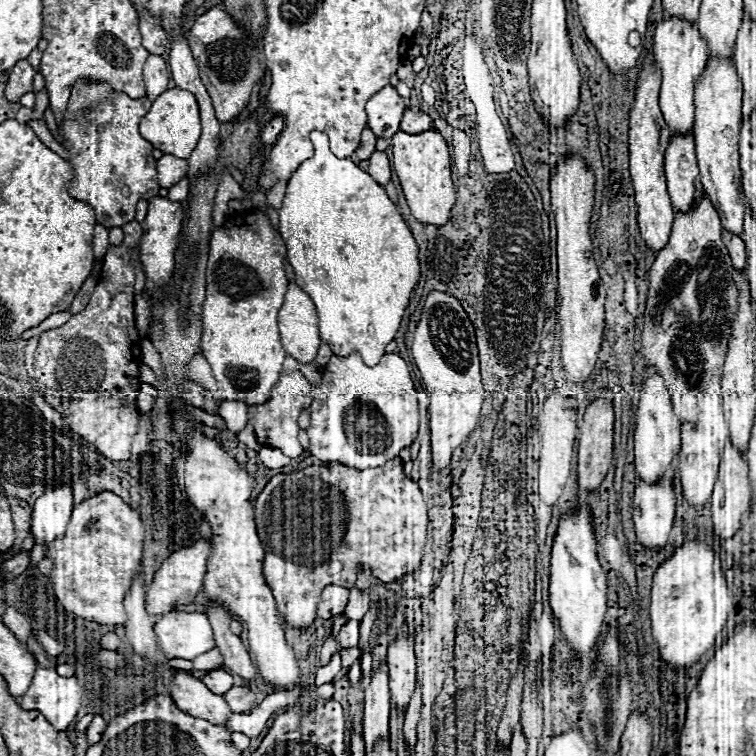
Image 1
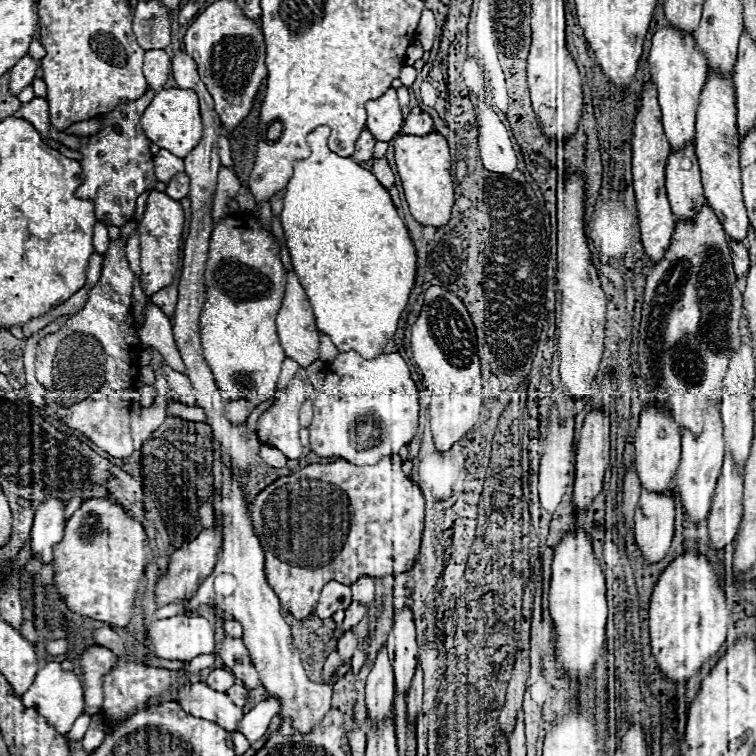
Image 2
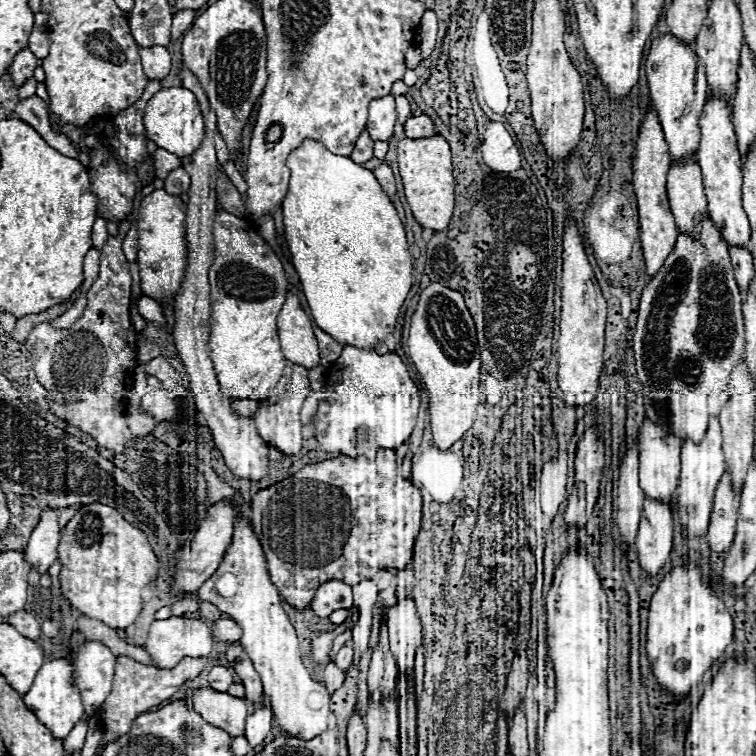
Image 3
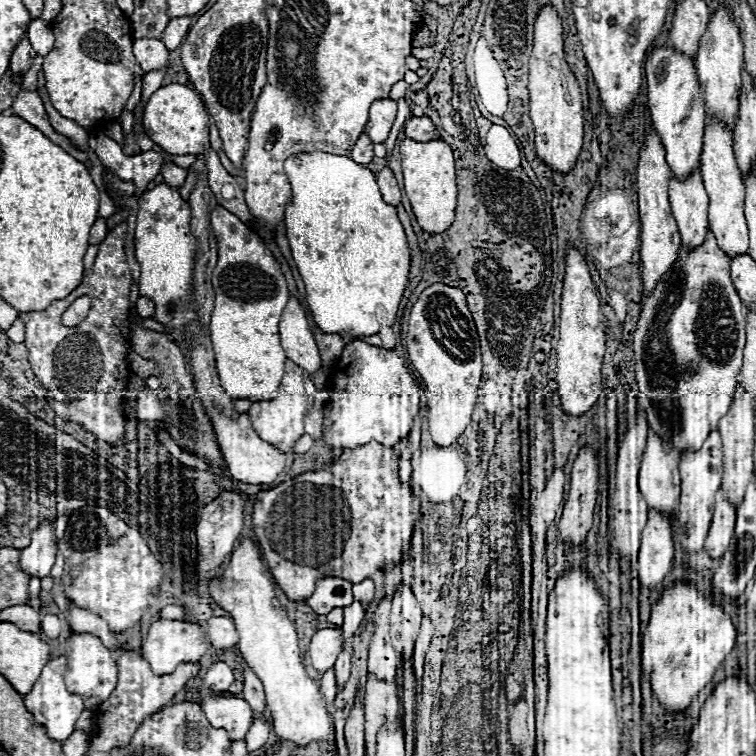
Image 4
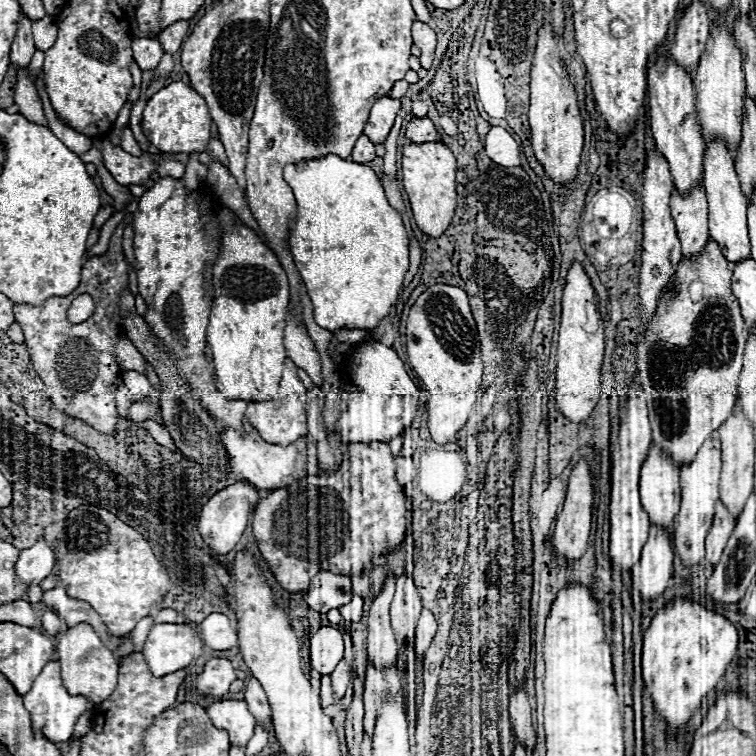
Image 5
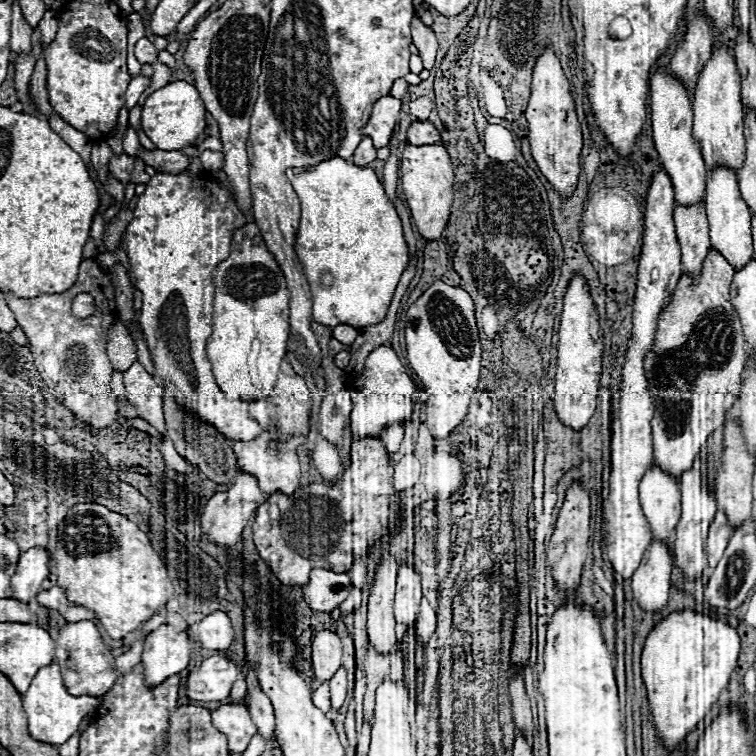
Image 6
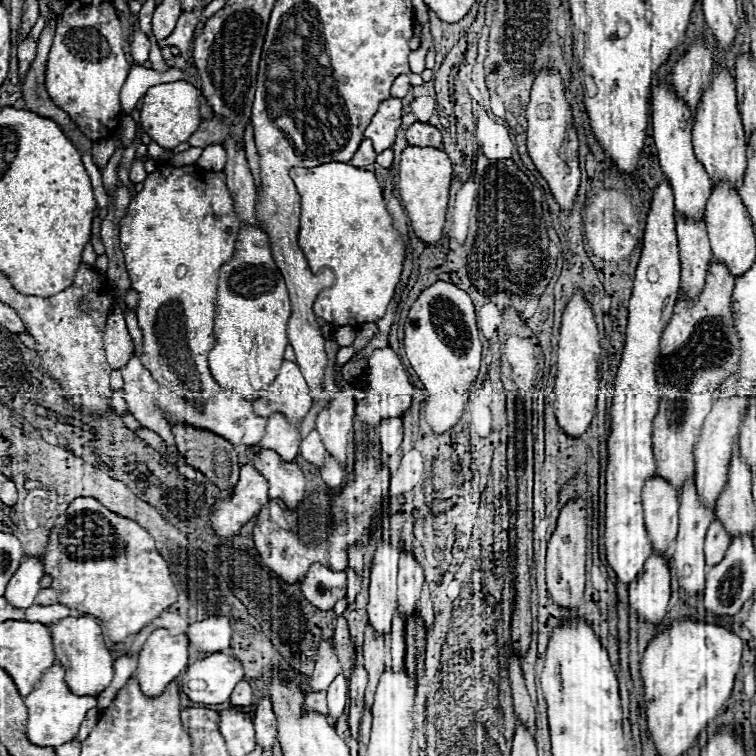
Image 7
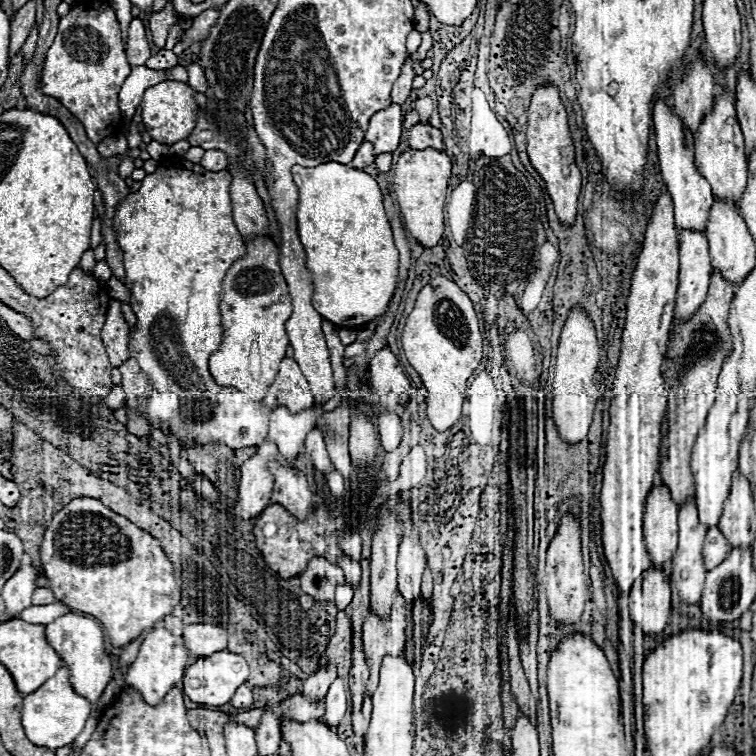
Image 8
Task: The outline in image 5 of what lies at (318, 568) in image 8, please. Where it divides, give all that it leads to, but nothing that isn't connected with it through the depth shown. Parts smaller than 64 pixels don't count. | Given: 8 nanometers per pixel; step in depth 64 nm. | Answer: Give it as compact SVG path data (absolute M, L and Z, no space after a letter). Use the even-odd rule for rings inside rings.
M320 570L314 576L314 588L304 594L308 606L320 614L326 614L332 608L340 608L352 600L350 578Z

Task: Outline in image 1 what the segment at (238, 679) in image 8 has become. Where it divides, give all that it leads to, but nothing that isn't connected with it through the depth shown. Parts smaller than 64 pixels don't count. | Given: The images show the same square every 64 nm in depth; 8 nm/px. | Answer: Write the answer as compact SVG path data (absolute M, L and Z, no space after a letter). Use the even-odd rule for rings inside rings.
M212 670L208 674L204 674L200 678L208 690L212 690L214 694L226 694L232 688L232 674L224 672L224 670Z

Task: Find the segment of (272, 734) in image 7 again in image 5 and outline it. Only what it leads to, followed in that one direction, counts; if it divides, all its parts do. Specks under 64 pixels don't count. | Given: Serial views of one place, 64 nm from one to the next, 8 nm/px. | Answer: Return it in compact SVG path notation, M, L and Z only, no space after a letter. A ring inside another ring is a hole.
M248 678L246 688L244 688L244 700L248 702L250 712L256 716L256 722L260 726L264 726L266 730L270 730L270 724L272 724L270 704L268 704L268 698L256 678Z

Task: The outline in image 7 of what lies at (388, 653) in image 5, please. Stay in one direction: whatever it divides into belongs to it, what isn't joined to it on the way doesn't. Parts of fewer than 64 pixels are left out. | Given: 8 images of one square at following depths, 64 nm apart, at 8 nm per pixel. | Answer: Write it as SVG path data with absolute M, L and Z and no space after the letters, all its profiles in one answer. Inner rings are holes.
M386 542L384 546L376 546L372 574L370 574L370 600L368 600L368 620L374 632L386 636L392 626L392 618L396 612L396 574L398 574L398 550Z

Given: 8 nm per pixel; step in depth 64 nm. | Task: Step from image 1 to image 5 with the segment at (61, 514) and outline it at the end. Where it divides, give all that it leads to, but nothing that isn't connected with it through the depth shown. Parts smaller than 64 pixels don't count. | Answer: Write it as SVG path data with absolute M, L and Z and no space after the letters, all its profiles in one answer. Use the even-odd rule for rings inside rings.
M40 538L32 548L22 550L20 560L16 562L16 574L24 584L38 584L46 576L50 576L54 568L54 552L46 544L44 538Z

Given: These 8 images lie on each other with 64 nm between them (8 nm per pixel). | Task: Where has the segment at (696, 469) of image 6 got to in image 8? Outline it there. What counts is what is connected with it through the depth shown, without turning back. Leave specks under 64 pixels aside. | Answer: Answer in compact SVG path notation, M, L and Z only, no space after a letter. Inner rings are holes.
M688 498L686 506L680 506L678 526L678 548L672 558L672 582L678 588L682 602L698 604L706 576L702 556L706 526L698 518L694 498Z

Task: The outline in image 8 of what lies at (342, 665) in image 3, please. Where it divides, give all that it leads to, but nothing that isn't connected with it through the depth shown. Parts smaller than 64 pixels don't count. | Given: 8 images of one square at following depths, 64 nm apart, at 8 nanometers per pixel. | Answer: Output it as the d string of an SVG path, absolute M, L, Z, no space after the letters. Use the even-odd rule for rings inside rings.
M336 678L326 694L326 714L321 719L332 728L338 726L338 722L346 714L346 704L348 704L348 696L346 696L344 682L342 678Z

